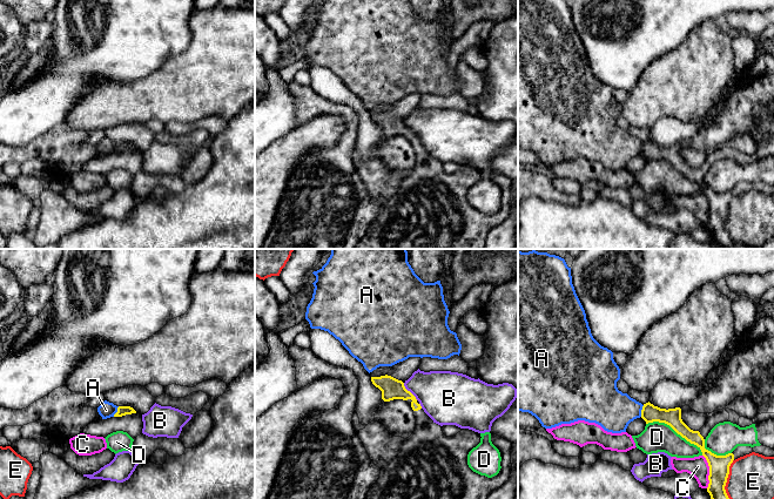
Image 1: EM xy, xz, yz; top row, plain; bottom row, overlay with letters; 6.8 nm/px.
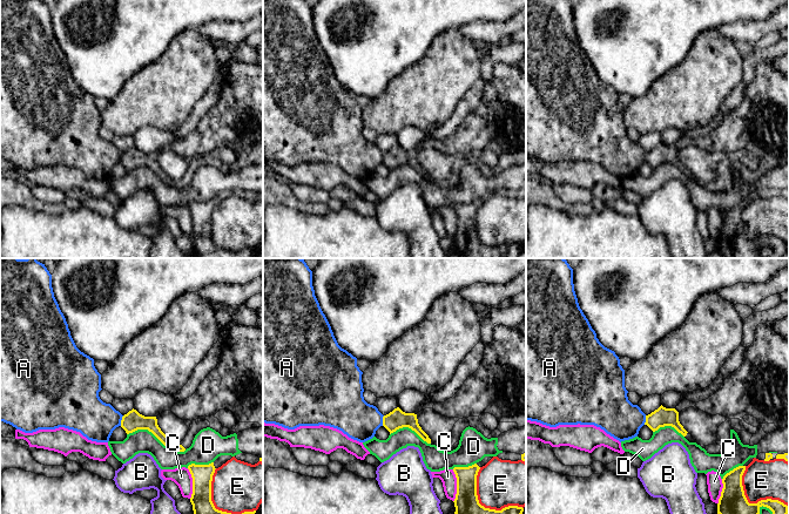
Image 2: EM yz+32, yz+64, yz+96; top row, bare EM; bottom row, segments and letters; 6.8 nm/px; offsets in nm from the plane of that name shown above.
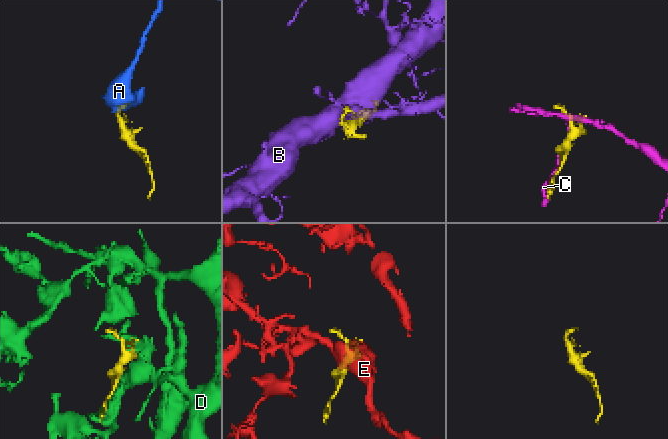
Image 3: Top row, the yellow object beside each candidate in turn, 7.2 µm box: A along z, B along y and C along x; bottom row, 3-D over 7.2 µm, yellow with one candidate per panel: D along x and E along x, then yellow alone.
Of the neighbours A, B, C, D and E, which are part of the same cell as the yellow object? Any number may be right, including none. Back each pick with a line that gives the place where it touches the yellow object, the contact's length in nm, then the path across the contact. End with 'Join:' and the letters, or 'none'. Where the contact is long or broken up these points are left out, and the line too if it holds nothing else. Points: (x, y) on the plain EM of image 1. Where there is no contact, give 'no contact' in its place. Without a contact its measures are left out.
Join: none

